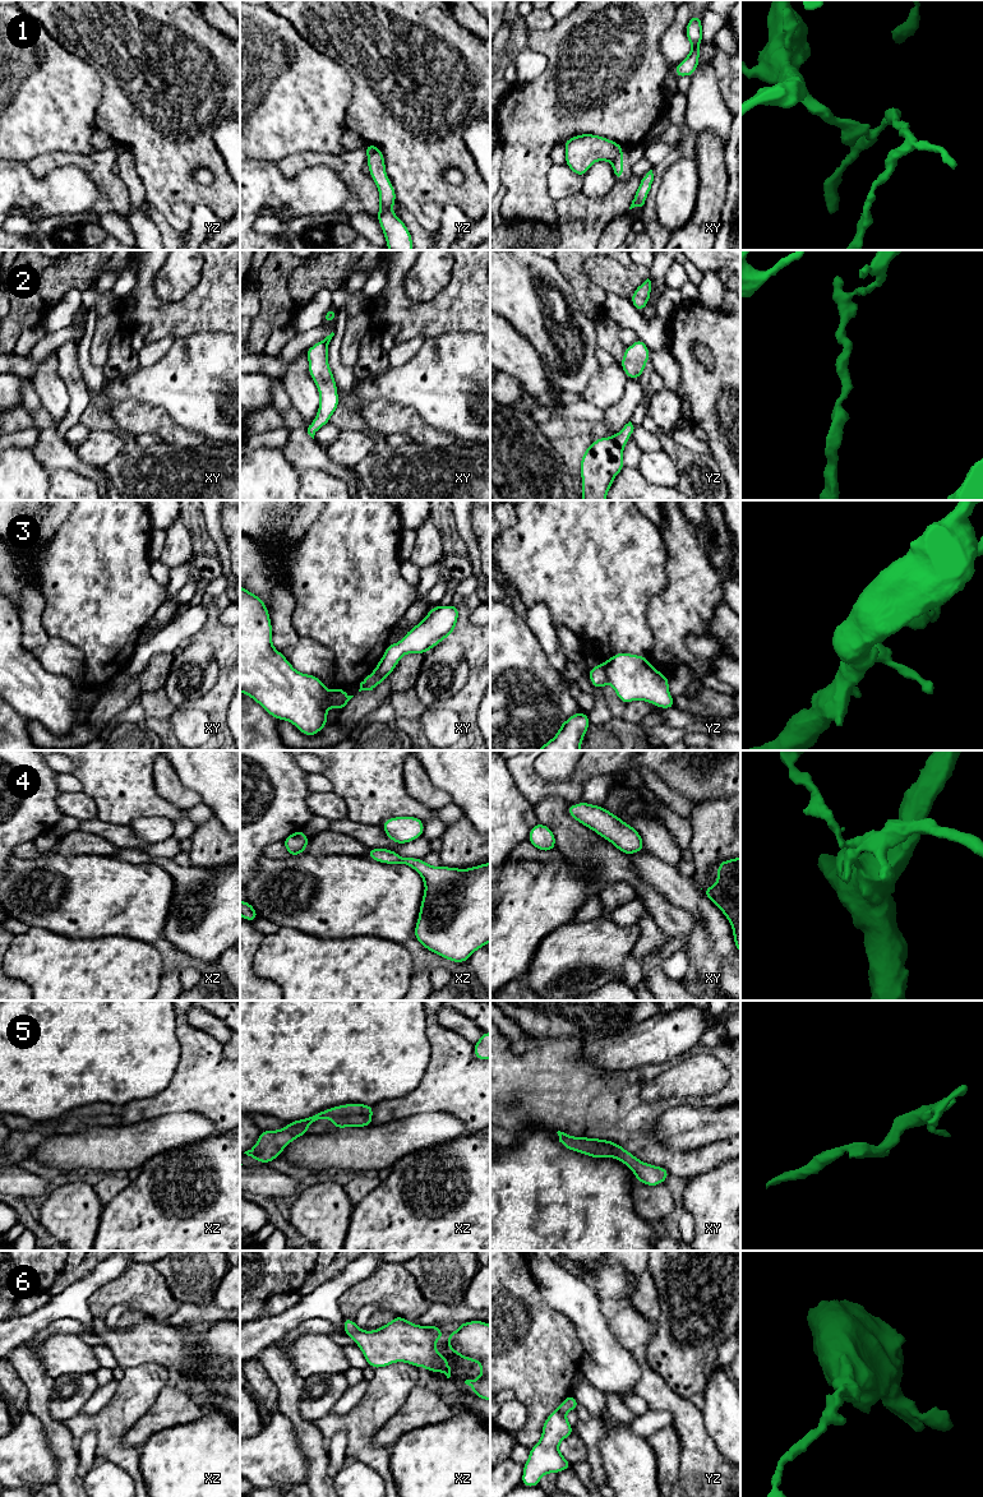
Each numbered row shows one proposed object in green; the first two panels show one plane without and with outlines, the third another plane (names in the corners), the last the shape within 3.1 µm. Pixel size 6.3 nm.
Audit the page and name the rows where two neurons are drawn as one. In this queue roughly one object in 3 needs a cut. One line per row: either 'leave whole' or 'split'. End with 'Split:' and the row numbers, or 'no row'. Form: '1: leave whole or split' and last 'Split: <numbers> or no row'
1: split
2: leave whole
3: split
4: leave whole
5: leave whole
6: leave whole
Split: 1, 3

